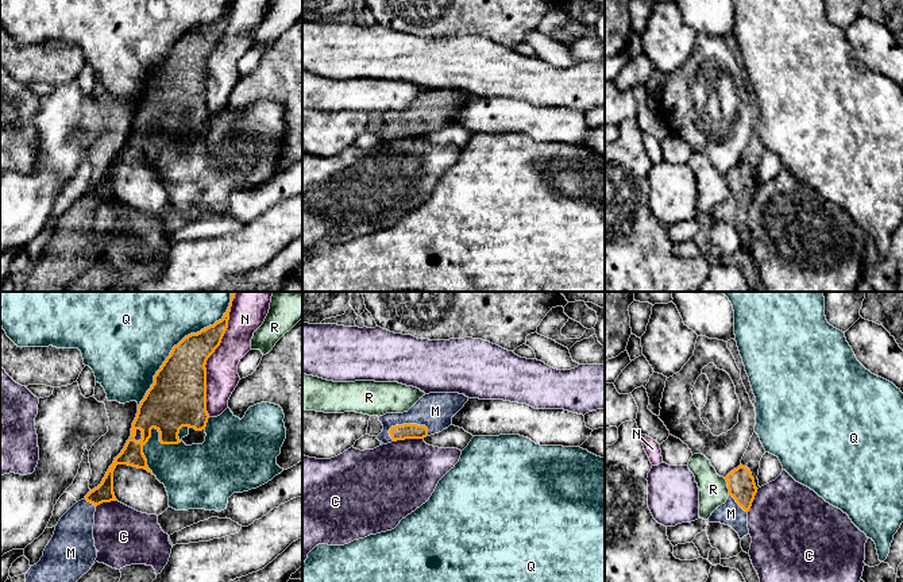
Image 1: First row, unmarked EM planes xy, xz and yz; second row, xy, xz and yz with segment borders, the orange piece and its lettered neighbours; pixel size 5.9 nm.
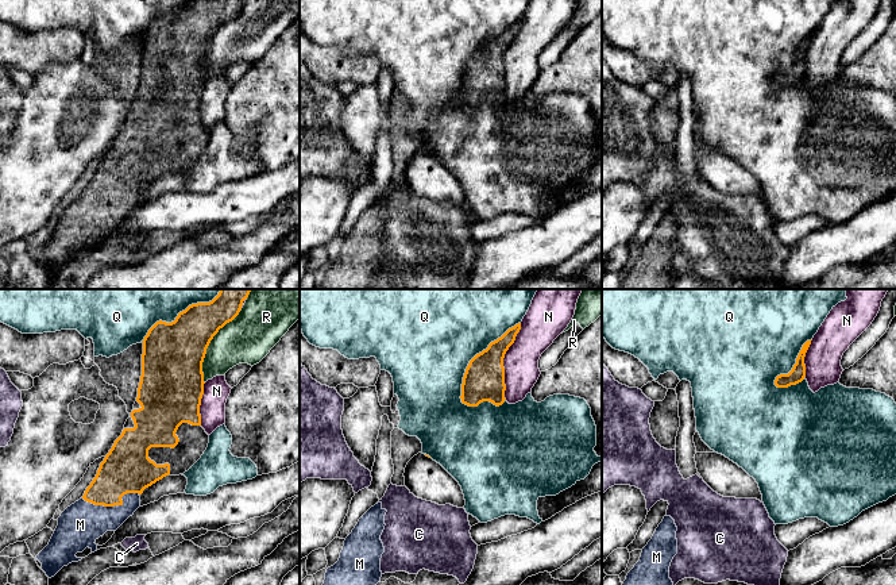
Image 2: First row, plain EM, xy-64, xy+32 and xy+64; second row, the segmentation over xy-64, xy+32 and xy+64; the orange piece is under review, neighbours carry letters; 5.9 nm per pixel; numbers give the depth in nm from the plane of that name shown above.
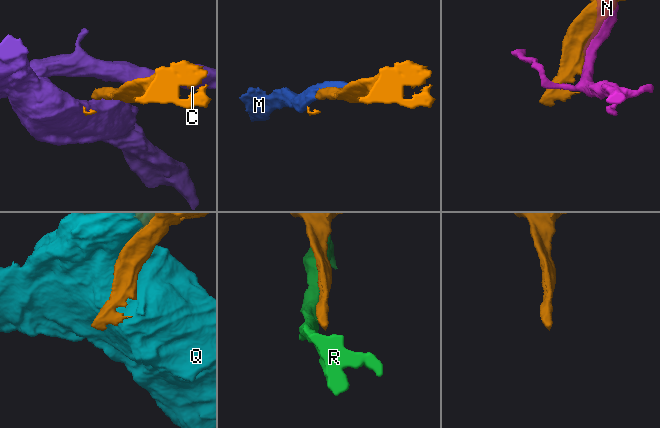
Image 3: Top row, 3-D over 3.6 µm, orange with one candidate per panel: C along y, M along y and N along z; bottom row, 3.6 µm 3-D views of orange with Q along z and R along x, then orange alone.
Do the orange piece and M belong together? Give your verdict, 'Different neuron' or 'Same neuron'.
Same neuron

